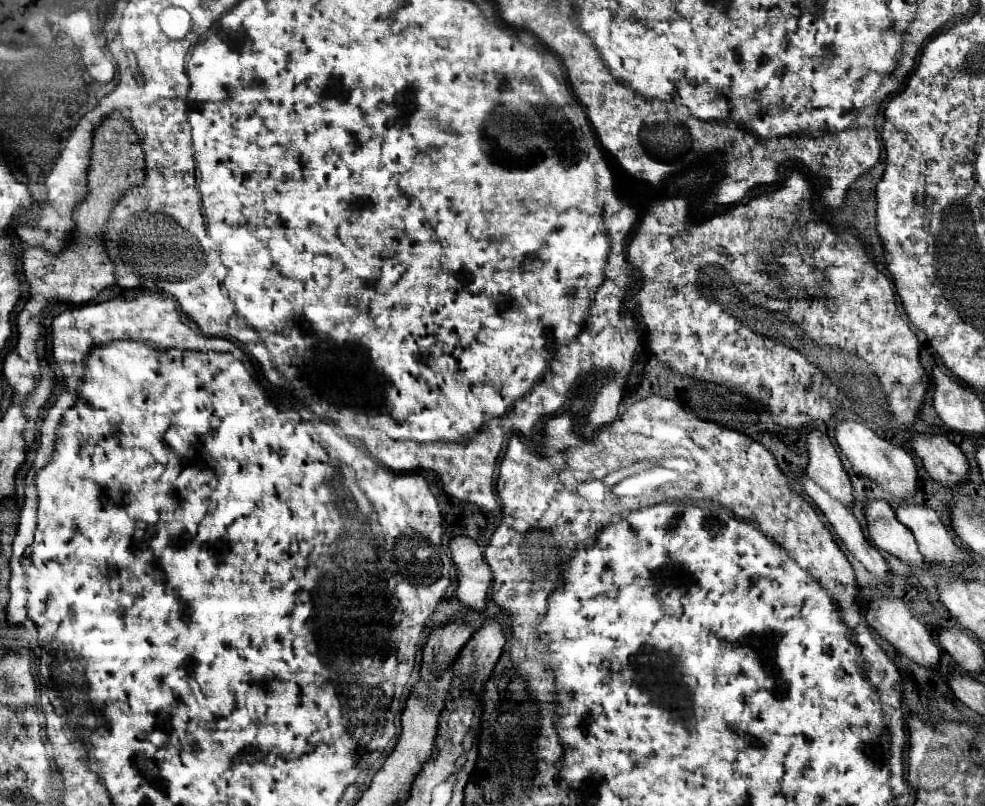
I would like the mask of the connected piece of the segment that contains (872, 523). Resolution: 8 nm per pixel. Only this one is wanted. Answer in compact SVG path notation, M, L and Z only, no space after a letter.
M866 497L864 517L868 523L868 533L878 549L892 553L908 565L922 565L924 557L918 551L914 535L902 523L898 523L890 503L882 499Z

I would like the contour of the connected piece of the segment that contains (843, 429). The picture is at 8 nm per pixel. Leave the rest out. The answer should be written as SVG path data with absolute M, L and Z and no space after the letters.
M840 419L836 423L834 437L842 453L848 457L848 461L860 475L870 477L872 481L882 485L882 489L892 493L896 499L908 499L914 495L914 489L918 487L918 473L912 457L902 447L880 437L874 429L870 429L866 423L858 419Z

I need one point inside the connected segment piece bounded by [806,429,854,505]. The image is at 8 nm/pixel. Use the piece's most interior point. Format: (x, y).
(825, 468)

